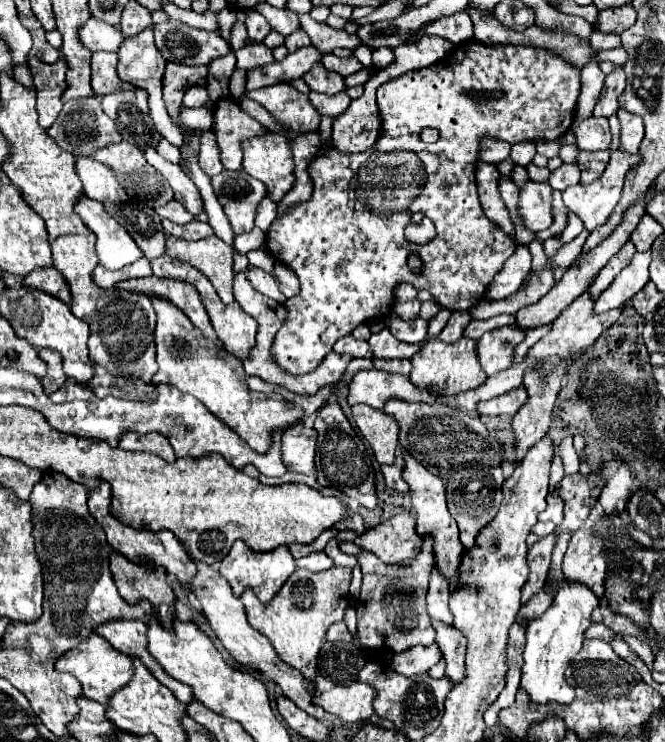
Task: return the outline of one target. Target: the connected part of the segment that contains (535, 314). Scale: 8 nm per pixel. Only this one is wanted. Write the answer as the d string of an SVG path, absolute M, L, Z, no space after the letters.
M638 204L638 208L630 208L630 212L626 214L626 220L622 220L622 224L616 228L616 232L612 232L612 234L610 234L602 244L598 244L592 252L584 254L582 260L580 260L580 264L568 268L568 272L562 276L562 280L560 280L558 284L554 284L554 288L552 288L546 296L542 296L536 304L530 304L530 306L520 308L520 310L516 312L516 328L528 332L528 330L532 330L532 328L550 324L574 298L578 298L584 290L588 290L588 286L594 282L594 276L596 276L596 274L606 266L606 262L628 242L628 238L630 238L632 230L636 228L640 216L644 214L644 208L646 208L646 204Z

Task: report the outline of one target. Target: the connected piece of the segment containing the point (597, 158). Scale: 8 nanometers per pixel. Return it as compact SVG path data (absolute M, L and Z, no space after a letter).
M580 152L578 156L578 166L582 170L582 178L580 182L582 184L590 184L594 180L598 180L608 164L608 158L610 158L610 152Z

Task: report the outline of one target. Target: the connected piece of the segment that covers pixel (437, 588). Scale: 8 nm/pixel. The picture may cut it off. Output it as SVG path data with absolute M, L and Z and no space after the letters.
M438 568L432 570L430 576L430 588L428 588L428 614L430 618L442 620L446 624L452 624L452 616L448 610L448 598L450 598L450 582L440 574Z

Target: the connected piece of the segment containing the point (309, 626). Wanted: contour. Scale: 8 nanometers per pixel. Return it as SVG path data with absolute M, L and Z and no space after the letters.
M332 566L322 572L298 568L290 574L280 592L268 604L262 604L250 588L242 592L240 600L246 608L250 626L262 632L272 642L274 650L286 664L300 670L306 680L314 680L316 658L326 638L326 632L334 622L344 618L344 612L348 608L350 578L352 570L344 566Z

